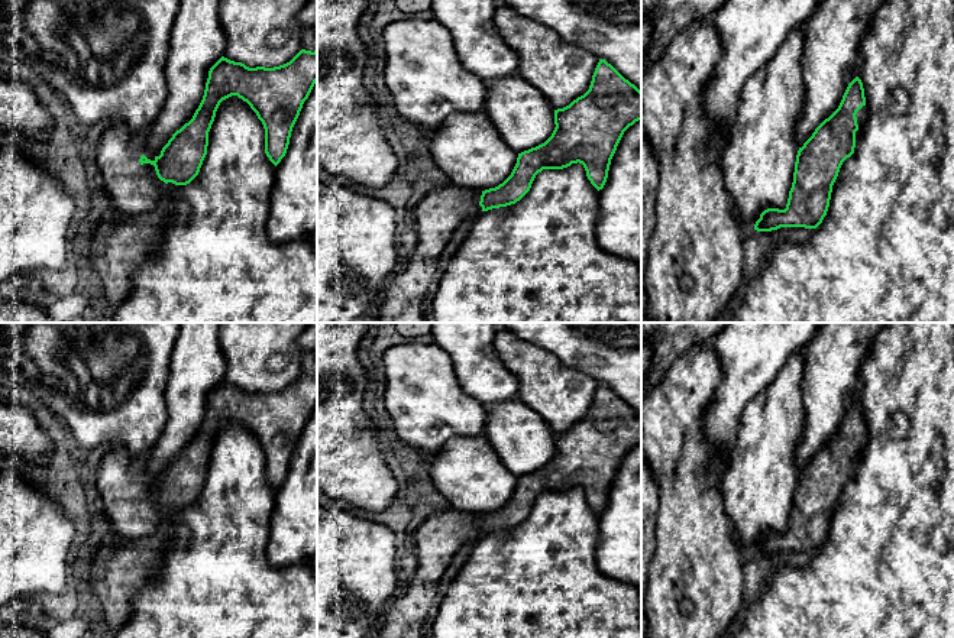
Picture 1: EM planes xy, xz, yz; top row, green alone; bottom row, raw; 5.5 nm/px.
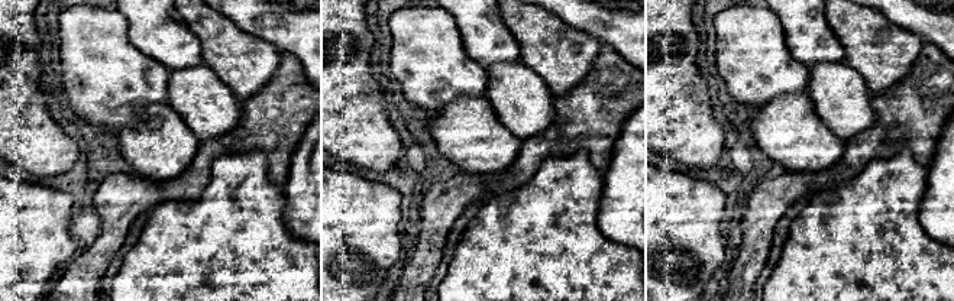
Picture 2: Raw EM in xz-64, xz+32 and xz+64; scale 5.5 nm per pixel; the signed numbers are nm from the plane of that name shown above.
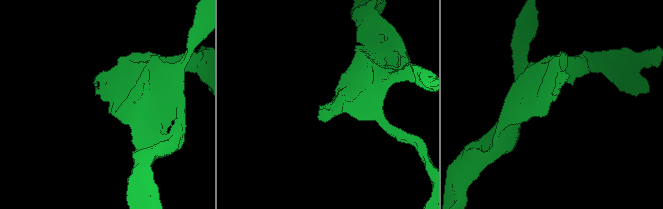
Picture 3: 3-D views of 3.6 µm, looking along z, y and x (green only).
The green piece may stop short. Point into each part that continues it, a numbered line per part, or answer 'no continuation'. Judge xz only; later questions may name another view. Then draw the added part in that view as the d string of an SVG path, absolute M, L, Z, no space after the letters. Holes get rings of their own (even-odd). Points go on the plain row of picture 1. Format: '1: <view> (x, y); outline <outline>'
1: xz (435, 543); outline M452 509L429 518L408 535L408 544L417 557L417 570L408 582L402 583L401 590L391 600L392 608L379 629L378 638L426 638L424 625L439 593L440 580L459 548L482 537L481 519L481 514Z

